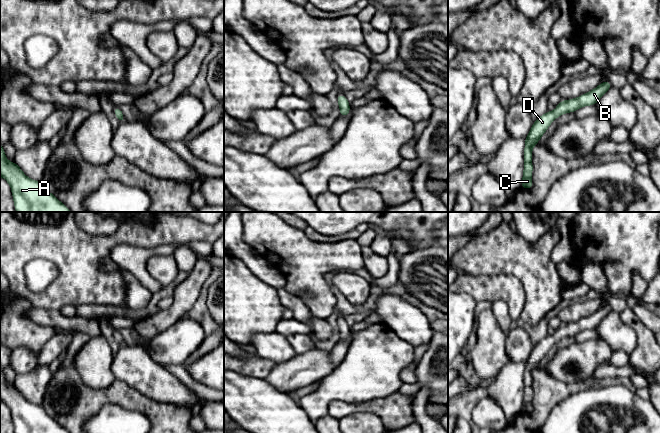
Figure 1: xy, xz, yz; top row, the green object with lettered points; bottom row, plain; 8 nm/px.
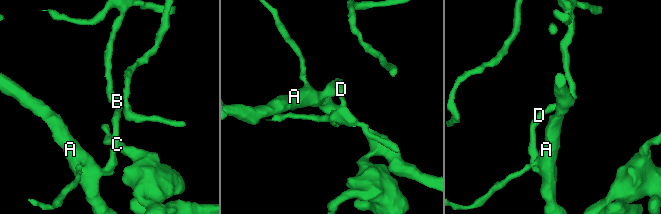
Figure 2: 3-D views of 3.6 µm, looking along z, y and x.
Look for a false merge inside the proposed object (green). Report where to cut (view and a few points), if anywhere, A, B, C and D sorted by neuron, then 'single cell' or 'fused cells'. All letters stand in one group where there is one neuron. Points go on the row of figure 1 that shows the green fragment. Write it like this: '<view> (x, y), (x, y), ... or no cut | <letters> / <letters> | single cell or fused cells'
no cut | A B C D | single cell

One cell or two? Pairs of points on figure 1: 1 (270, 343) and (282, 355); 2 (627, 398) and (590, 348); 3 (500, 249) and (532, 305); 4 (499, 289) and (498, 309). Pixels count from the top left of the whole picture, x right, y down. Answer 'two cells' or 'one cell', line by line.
1: one cell
2: two cells
3: one cell
4: two cells

